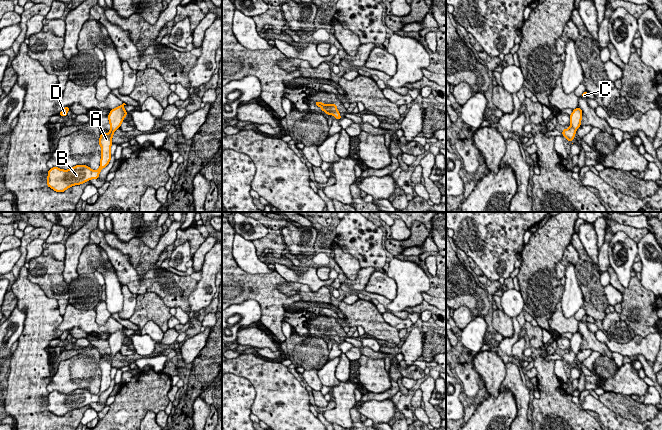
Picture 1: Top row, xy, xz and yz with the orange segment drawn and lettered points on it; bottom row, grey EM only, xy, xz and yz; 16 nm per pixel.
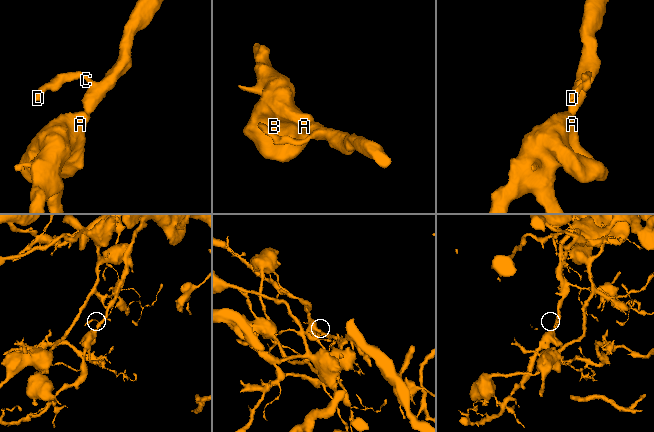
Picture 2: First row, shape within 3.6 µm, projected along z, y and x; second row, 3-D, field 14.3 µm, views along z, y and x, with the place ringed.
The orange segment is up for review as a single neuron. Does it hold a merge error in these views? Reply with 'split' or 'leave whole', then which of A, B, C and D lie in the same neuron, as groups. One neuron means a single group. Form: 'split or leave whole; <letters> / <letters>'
leave whole; A B C D

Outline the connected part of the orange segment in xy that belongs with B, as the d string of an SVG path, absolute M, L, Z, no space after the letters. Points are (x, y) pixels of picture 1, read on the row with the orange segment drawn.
M123 103L115 109L111 109L107 116L111 129L106 134L104 131L99 138L99 145L101 146L101 160L98 170L92 170L86 165L76 165L68 170L53 167L48 171L47 186L56 192L64 192L74 185L83 184L91 179L98 179L100 171L106 167L111 160L111 145L114 132L120 128L127 112L124 109L126 104Z

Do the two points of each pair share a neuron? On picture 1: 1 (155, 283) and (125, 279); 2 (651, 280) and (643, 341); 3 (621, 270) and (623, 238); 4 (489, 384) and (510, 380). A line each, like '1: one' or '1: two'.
1: one
2: two
3: one
4: two

